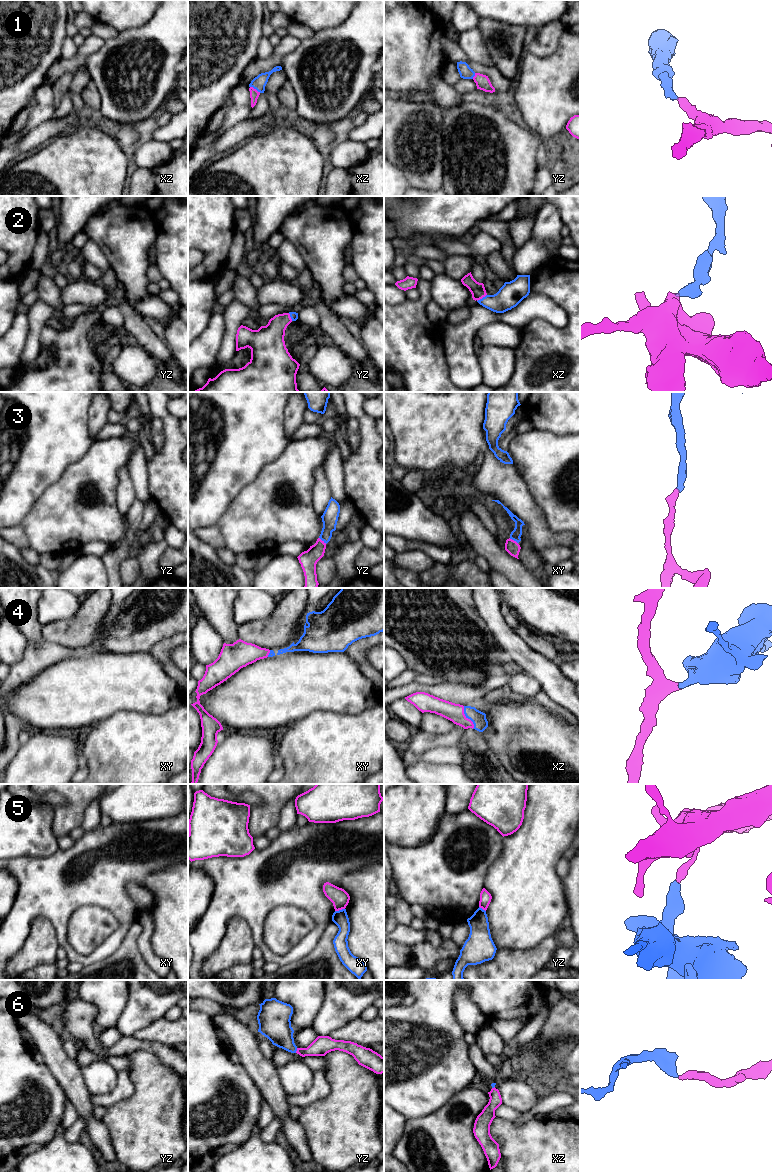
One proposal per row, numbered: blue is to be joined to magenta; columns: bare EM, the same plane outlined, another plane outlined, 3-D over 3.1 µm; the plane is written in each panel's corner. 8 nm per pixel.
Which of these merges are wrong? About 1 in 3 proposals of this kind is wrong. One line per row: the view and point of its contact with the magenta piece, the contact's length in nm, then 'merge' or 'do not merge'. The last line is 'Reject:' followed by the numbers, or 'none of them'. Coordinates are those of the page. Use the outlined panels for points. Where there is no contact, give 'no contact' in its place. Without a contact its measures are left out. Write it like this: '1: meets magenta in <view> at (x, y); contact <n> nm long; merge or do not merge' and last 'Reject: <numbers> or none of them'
1: meets magenta in xz at (255, 89); contact 100 nm long; merge
2: meets magenta in xz at (481, 298); contact 100 nm long; merge
3: meets magenta in yz at (323, 541); contact 80 nm long; merge
4: meets magenta in xz at (467, 718); contact 200 nm long; merge
5: meets magenta in xy at (339, 909); contact 80 nm long; do not merge
6: meets magenta in yz at (297, 1050); contact 40 nm long; merge
Reject: 5

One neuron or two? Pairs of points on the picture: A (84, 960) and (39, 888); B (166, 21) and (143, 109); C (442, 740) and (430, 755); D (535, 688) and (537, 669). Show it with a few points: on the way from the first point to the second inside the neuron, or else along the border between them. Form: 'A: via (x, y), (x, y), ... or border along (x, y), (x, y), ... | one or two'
A: via (119, 934), (122, 913), (97, 888), (74, 888) | one
B: via (160, 43), (143, 63), (143, 87) | one
C: border along (458, 745), (433, 746), (419, 754), (414, 752) | two
D: border along (517, 668), (532, 676), (539, 683), (542, 690) | two

